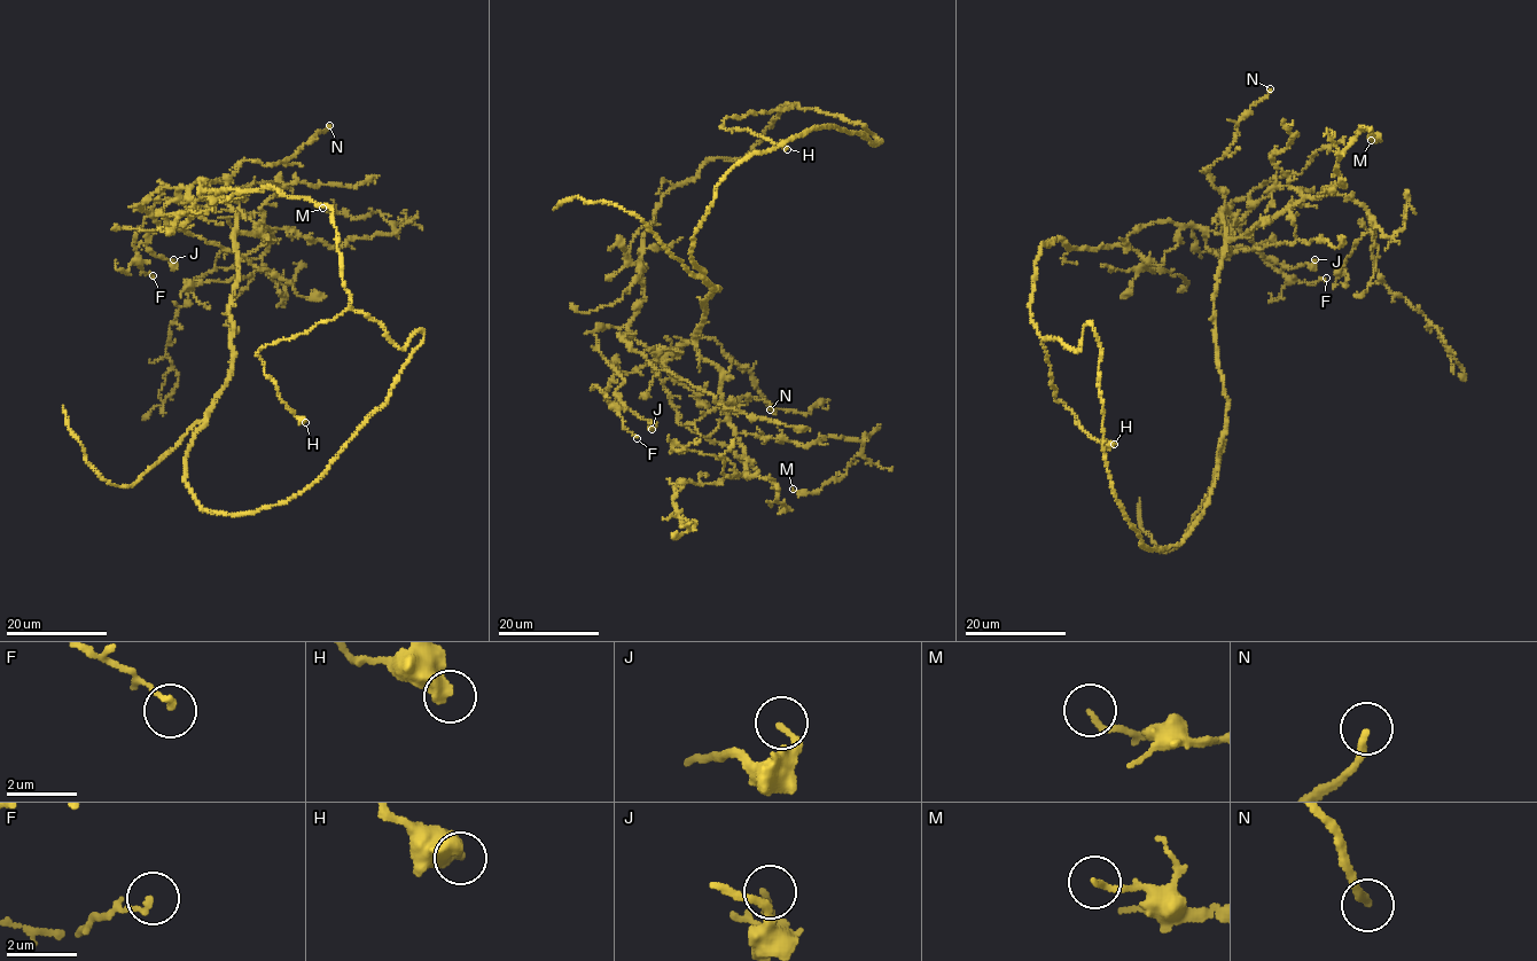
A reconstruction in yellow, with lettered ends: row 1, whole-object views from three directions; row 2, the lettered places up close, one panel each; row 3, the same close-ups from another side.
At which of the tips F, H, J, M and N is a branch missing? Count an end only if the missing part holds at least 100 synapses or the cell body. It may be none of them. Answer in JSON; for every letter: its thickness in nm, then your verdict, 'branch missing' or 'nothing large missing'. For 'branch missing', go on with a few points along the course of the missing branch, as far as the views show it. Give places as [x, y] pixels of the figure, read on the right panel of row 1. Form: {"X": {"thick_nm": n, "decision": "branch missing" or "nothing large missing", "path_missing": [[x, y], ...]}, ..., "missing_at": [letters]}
{"F": {"thick_nm": 150, "decision": "nothing large missing"}, "H": {"thick_nm": 550, "decision": "nothing large missing"}, "J": {"thick_nm": 240, "decision": "nothing large missing"}, "M": {"thick_nm": 140, "decision": "nothing large missing"}, "N": {"thick_nm": 200, "decision": "nothing large missing"}, "missing_at": []}

